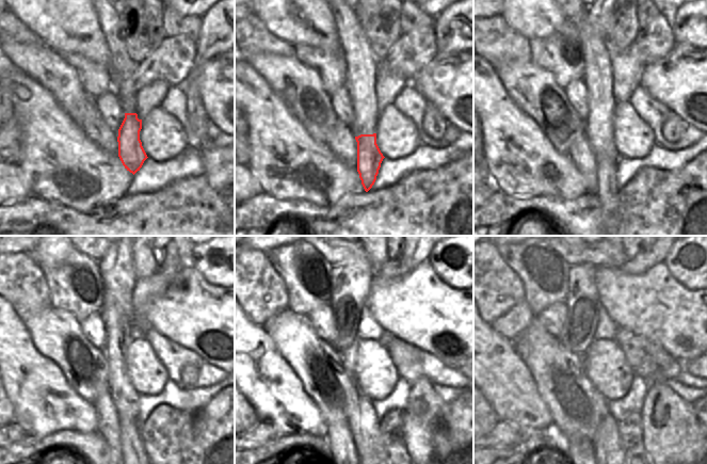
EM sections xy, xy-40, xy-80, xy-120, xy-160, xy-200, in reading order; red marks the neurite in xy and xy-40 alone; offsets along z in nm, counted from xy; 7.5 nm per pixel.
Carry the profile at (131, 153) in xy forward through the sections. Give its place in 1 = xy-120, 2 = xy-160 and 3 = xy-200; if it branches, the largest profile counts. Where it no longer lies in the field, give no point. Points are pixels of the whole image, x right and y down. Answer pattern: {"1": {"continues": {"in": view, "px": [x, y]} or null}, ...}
{"1": {"continues": {"in": "xy-120", "px": [125, 397]}}, "2": {"continues": {"in": "xy-160", "px": [362, 418]}}, "3": {"continues": {"in": "xy-200", "px": [608, 449]}}}

